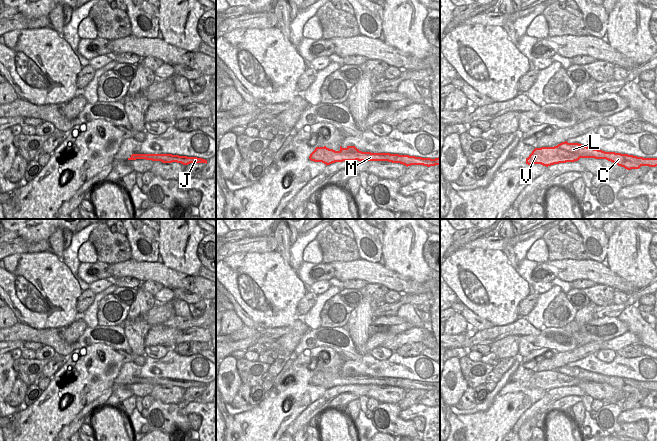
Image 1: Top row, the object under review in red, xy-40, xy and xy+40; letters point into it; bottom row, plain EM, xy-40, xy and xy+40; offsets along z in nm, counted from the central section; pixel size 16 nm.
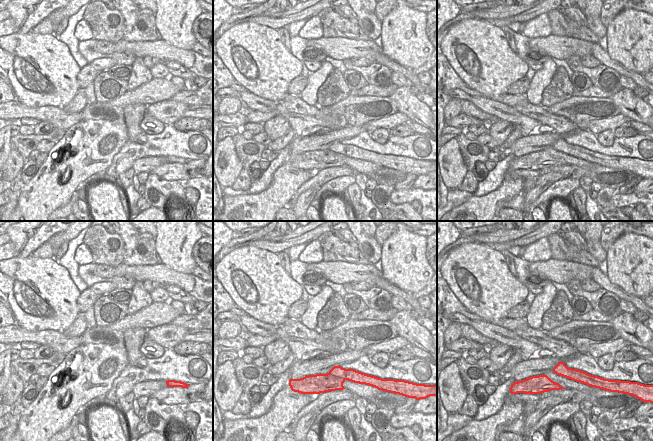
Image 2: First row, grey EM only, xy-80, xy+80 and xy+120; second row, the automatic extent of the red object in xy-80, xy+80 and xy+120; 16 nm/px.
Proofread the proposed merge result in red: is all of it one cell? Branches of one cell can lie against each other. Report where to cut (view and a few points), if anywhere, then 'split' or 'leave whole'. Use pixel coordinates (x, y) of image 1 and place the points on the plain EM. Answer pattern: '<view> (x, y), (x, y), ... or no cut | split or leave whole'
xy+40 (557, 369), (565, 375), (562, 379), (573, 381), (576, 384) | split

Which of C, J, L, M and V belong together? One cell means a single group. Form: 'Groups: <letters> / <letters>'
Groups: C J L M / V.

